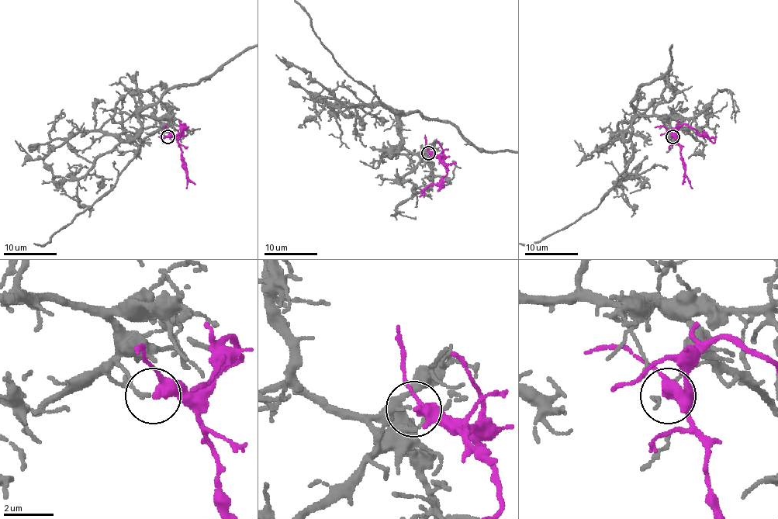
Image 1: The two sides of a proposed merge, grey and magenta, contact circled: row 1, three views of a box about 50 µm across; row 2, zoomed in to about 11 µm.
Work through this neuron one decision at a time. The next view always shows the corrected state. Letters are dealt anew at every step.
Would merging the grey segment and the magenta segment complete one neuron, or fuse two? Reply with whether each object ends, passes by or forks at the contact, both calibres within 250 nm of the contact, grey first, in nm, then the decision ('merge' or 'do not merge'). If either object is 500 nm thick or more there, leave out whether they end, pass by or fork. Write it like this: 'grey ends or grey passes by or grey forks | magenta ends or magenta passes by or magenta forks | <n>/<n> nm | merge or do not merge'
grey ends | magenta passes by | 130/320 nm | merge

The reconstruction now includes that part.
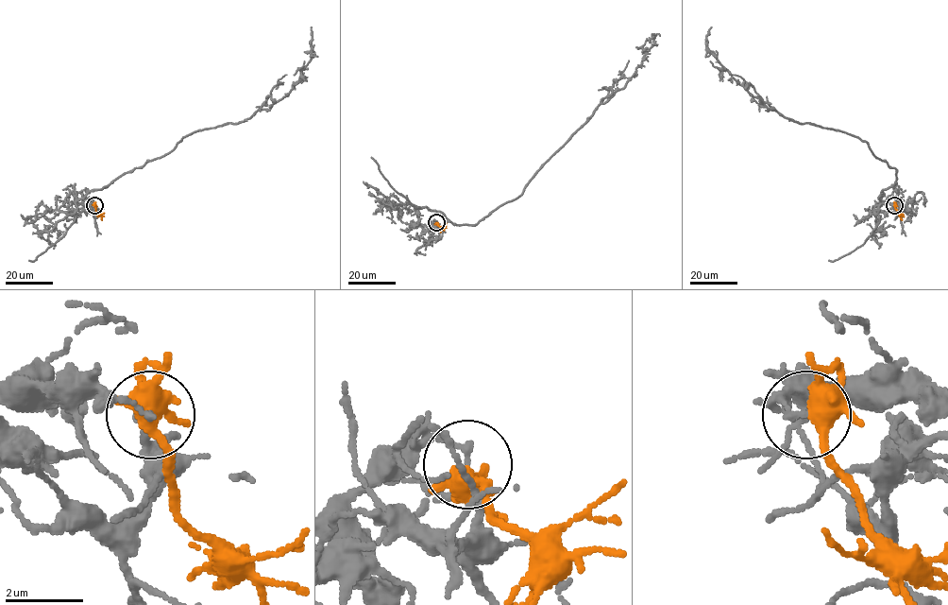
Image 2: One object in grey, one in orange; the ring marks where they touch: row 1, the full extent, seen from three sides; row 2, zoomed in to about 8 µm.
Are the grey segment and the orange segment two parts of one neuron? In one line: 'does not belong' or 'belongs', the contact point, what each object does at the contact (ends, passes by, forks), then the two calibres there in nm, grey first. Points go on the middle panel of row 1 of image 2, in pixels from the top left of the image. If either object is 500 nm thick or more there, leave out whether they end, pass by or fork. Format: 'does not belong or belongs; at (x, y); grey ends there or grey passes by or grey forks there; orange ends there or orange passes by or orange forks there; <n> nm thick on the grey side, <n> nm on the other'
does not belong; at (436, 222); grey ends there; orange forks there; 130 nm thick on the grey side, 360 nm on the other

